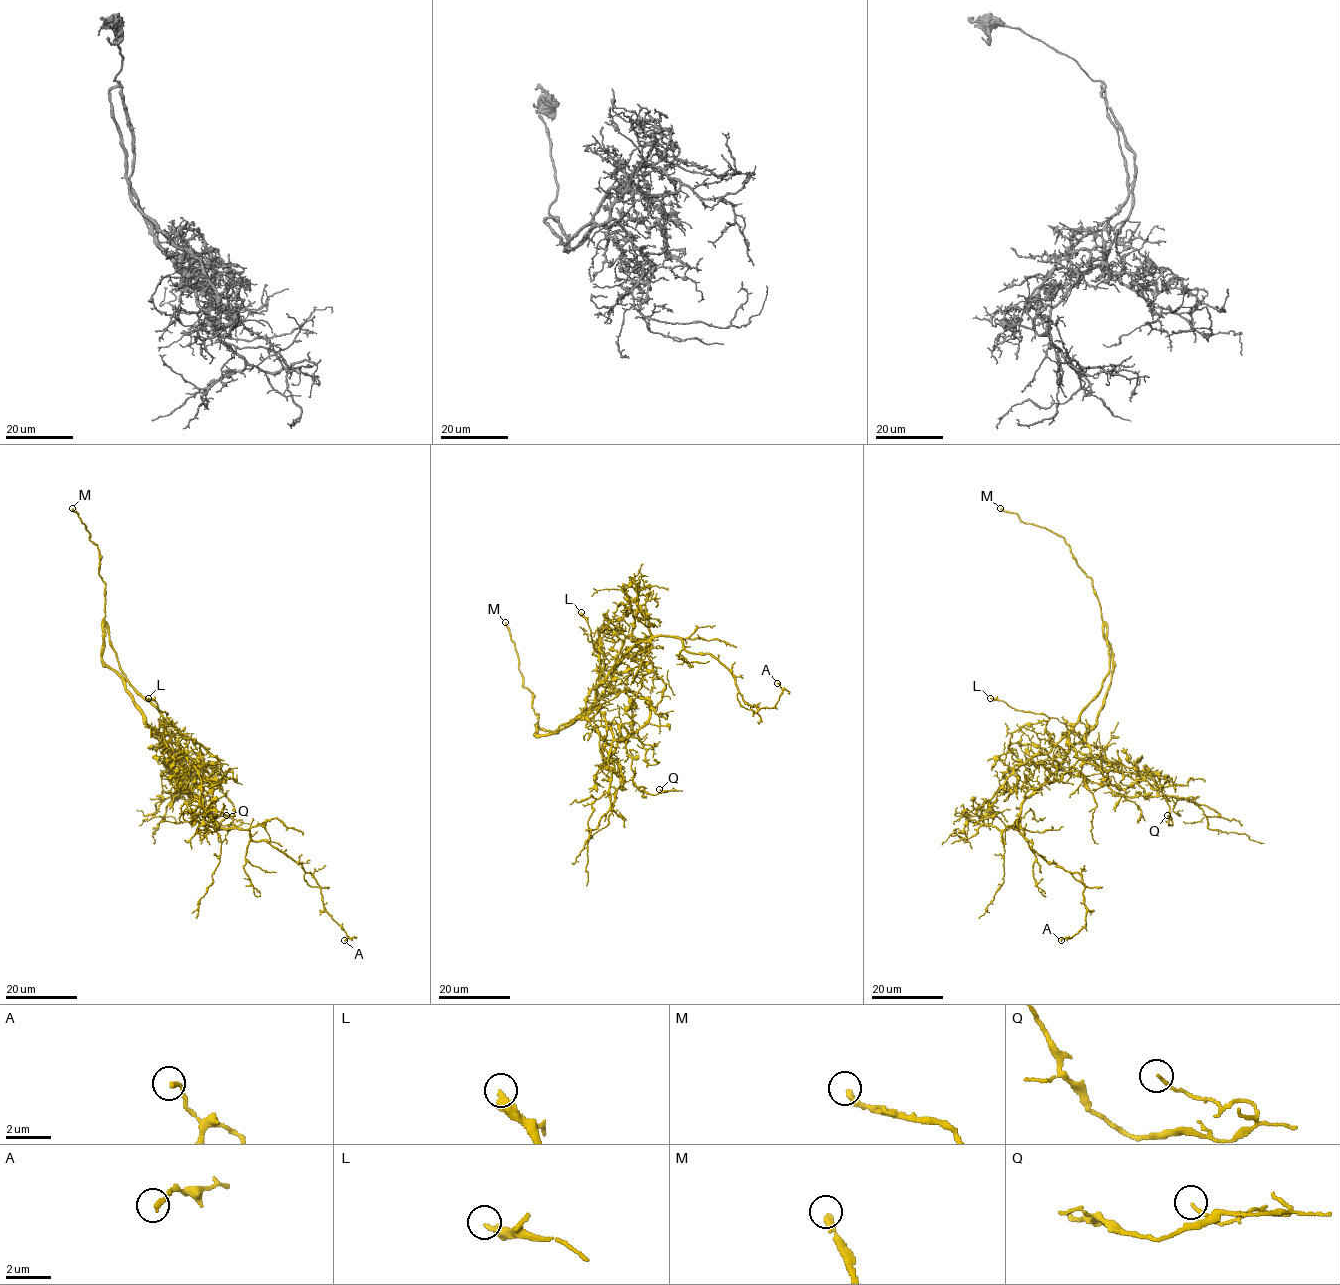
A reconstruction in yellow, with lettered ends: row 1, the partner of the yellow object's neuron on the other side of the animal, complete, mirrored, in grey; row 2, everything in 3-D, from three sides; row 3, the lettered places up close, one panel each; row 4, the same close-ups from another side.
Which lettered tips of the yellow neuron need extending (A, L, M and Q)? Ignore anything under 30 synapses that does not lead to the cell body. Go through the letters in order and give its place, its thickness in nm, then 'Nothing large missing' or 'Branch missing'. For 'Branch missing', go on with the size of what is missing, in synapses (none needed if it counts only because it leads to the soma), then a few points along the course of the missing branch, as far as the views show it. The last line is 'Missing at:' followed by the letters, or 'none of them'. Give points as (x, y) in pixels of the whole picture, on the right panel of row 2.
A: Place: (1061, 940). Thickness 190 nm. Nothing large missing
L: Place: (990, 698). Thickness 320 nm. Nothing large missing
M: Place: (1000, 508). Thickness 260 nm. Branch missing. Course of what is missing: (1000, 508), (983, 501), (971, 508), (968, 541)
Q: Place: (1167, 815). Thickness 120 nm. Nothing large missing
Missing at: M

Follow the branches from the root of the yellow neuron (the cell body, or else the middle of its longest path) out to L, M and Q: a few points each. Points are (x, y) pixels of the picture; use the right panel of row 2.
L: (1068, 753), (1051, 742), (1045, 715), (1014, 709), (1002, 700), (990, 698)
M: (1068, 753), (1097, 722), (1110, 687), (1112, 651), (1103, 631), (1100, 602), (1062, 537), (1000, 508)
Q: (1068, 753), (1084, 742), (1099, 766), (1103, 759), (1144, 773), (1164, 796), (1172, 825), (1168, 826), (1167, 815)

